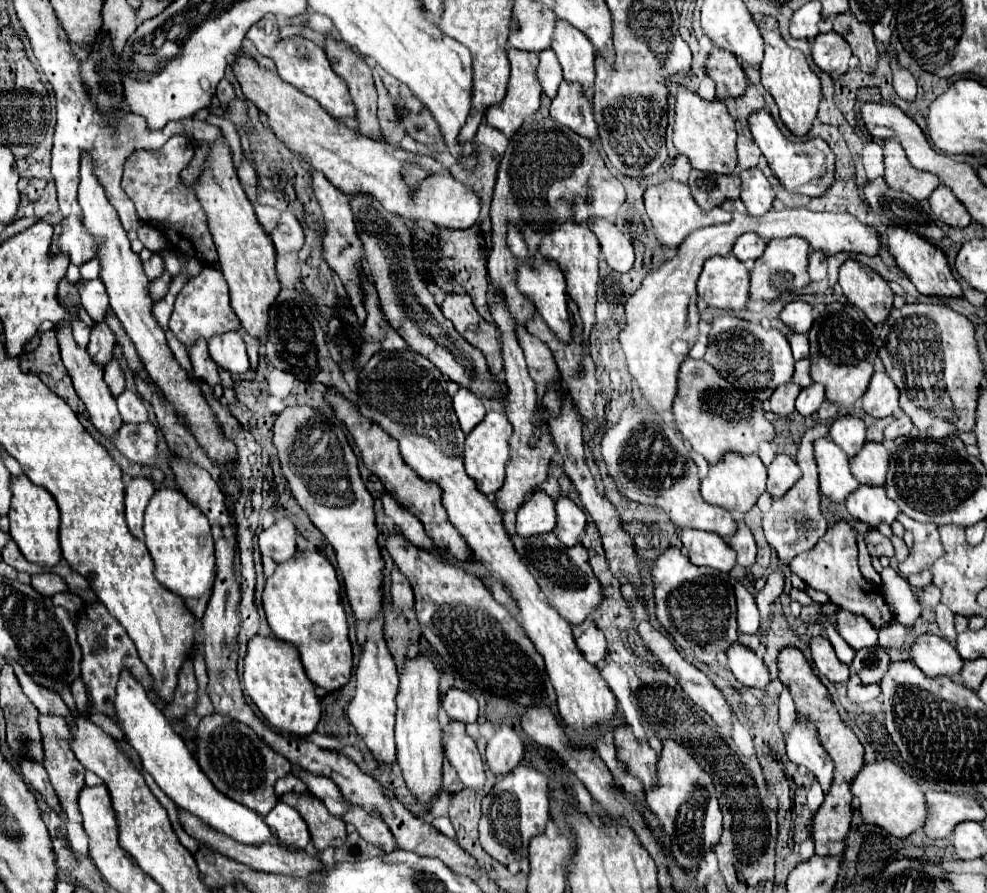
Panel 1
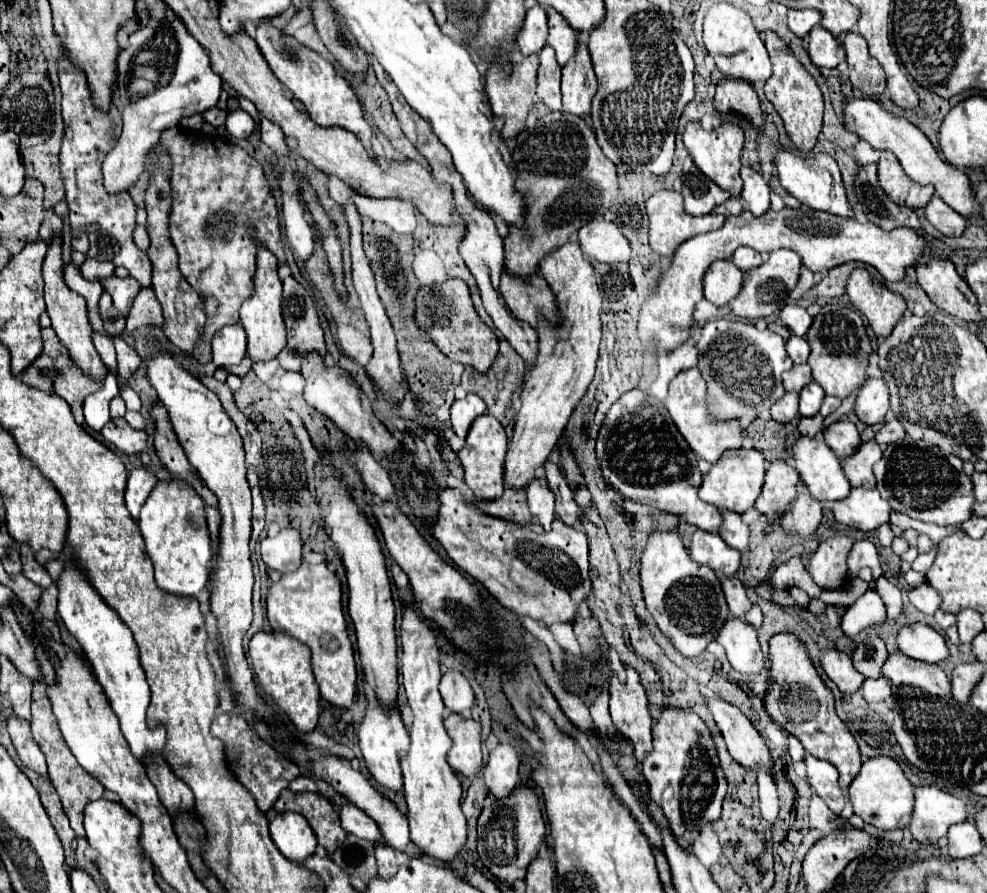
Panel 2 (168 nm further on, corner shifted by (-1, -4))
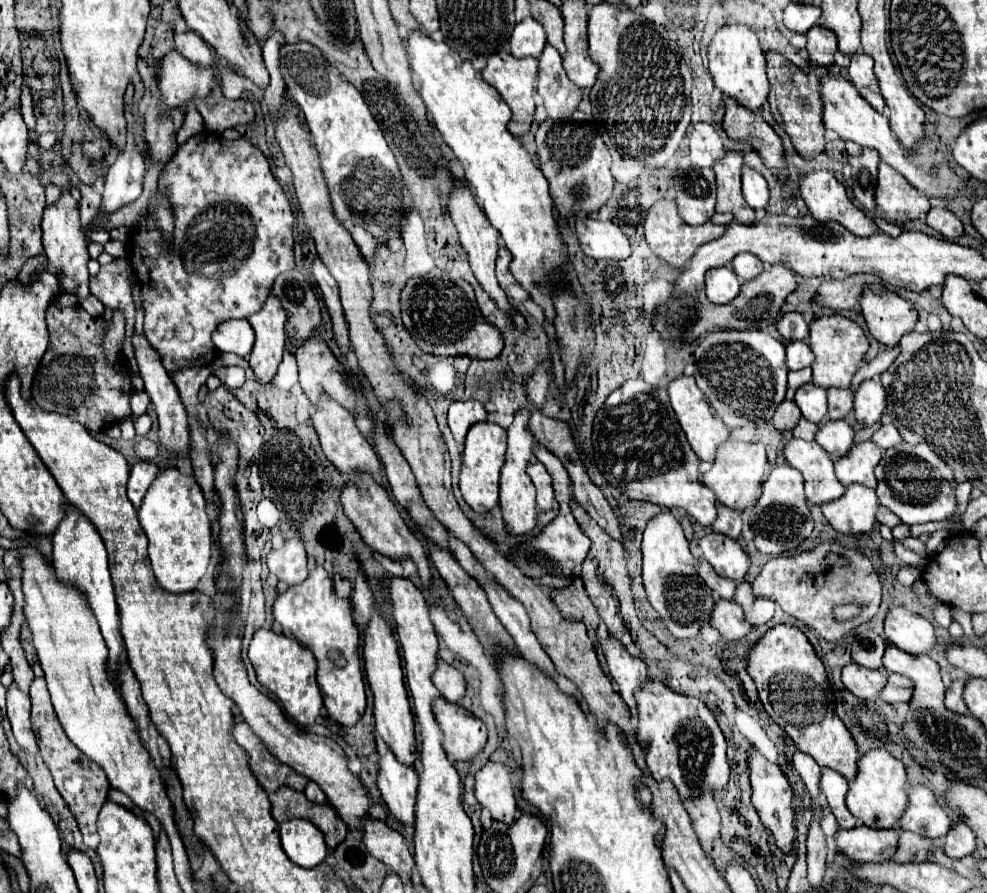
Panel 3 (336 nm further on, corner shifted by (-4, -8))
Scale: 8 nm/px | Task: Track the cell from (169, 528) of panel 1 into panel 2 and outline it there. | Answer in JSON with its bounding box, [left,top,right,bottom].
[138,478,212,596]

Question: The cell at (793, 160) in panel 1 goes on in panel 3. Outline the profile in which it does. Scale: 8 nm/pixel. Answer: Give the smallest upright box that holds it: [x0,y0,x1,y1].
[799,170,875,236]

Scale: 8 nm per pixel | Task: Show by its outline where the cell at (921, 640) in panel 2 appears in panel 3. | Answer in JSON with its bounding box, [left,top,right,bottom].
[885,608,937,654]

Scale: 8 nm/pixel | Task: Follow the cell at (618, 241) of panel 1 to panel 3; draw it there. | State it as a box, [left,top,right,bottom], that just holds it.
[577,220,631,262]

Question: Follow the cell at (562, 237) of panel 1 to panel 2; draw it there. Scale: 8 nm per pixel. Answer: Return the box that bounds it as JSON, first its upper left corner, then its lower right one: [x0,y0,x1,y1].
[504,242,602,490]

